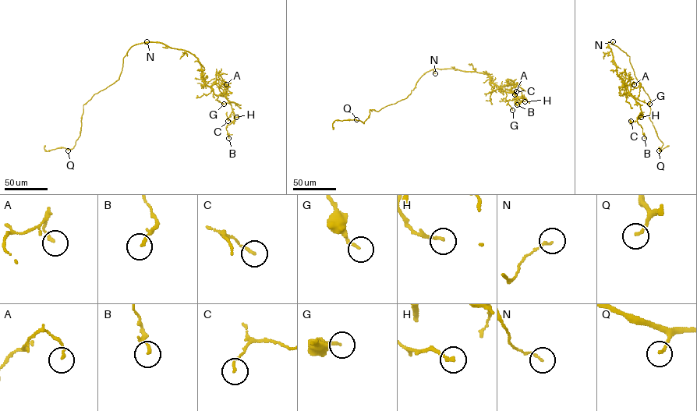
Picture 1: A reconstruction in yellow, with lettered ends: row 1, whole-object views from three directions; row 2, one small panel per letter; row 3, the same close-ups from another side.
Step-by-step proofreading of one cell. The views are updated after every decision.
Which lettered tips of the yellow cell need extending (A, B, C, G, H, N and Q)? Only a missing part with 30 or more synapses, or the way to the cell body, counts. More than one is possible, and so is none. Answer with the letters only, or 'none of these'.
none of these

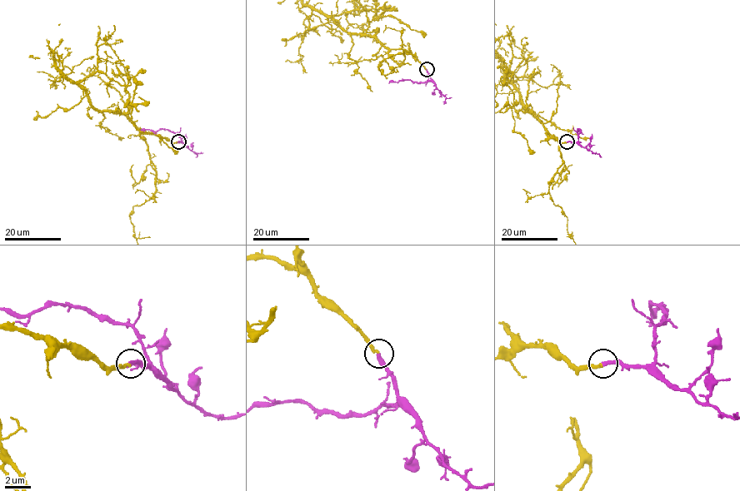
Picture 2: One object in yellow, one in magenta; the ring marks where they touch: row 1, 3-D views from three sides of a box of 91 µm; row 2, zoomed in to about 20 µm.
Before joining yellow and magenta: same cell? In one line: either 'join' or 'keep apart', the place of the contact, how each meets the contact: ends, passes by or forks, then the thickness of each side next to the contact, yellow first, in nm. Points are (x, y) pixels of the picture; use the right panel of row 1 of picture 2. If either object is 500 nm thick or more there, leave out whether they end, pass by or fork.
join; place (567, 141); yellow ends; magenta ends; calibres 240 and 320 nm

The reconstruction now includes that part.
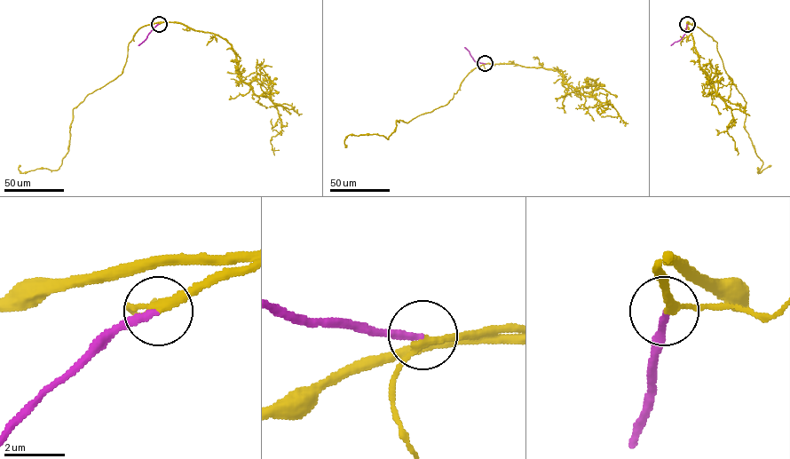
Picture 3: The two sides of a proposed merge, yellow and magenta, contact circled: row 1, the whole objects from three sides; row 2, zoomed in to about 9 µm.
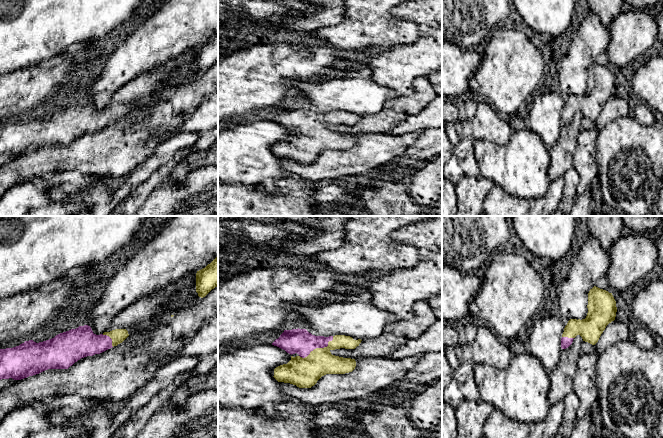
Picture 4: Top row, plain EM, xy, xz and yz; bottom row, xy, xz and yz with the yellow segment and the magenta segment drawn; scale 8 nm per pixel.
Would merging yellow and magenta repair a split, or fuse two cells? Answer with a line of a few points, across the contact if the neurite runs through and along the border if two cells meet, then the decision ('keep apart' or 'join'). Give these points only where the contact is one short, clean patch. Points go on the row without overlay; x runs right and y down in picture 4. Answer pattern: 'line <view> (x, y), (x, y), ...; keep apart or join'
join

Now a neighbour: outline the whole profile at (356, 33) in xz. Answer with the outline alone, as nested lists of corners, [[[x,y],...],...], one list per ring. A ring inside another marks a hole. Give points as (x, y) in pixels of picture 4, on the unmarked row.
[[[344,0],[345,18],[336,25],[318,28],[308,34],[308,45],[323,43],[340,52],[346,52],[413,43],[420,37],[418,24],[407,20],[396,20],[389,14],[394,7],[409,1],[412,0]]]

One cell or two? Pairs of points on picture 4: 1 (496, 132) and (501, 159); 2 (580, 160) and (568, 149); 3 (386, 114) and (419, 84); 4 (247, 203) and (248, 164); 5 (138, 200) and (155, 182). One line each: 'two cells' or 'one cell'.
1: two cells
2: two cells
3: one cell
4: two cells
5: one cell

